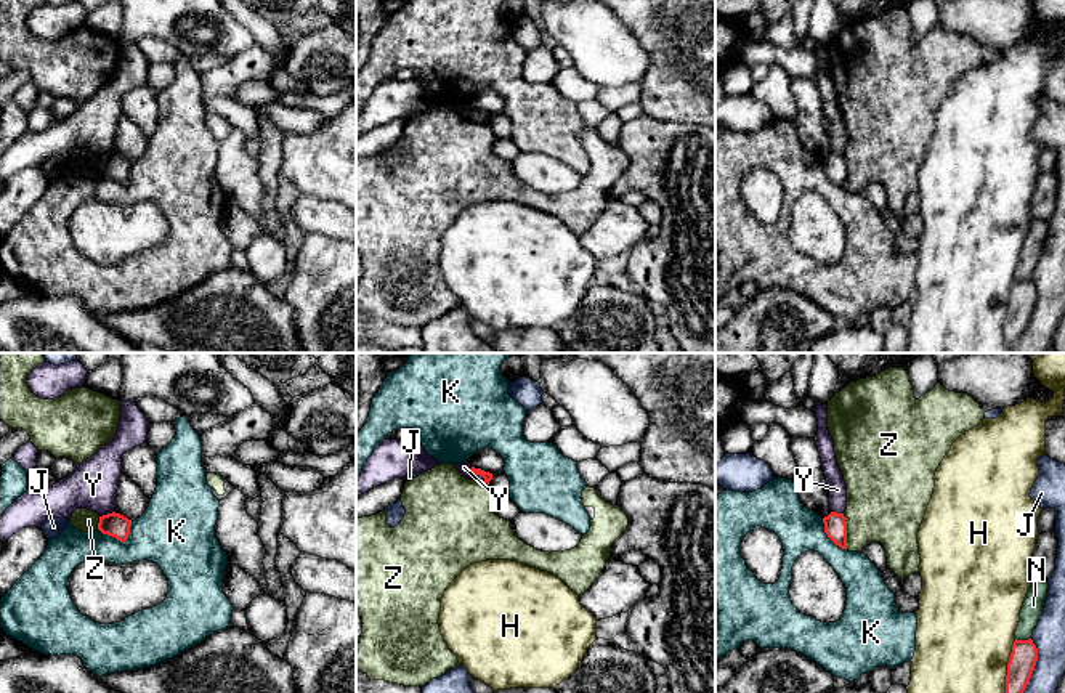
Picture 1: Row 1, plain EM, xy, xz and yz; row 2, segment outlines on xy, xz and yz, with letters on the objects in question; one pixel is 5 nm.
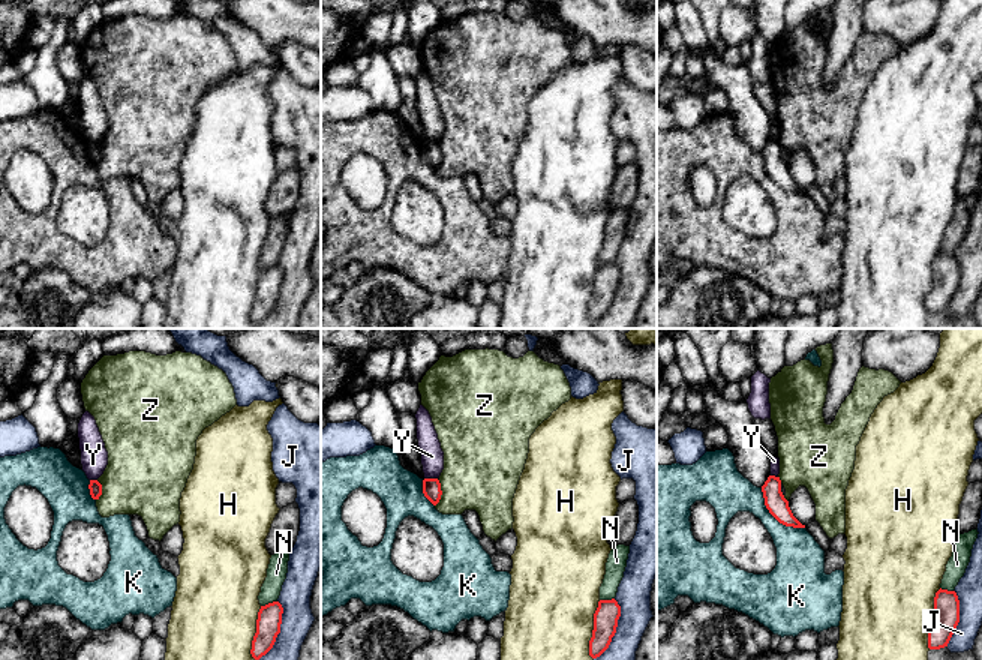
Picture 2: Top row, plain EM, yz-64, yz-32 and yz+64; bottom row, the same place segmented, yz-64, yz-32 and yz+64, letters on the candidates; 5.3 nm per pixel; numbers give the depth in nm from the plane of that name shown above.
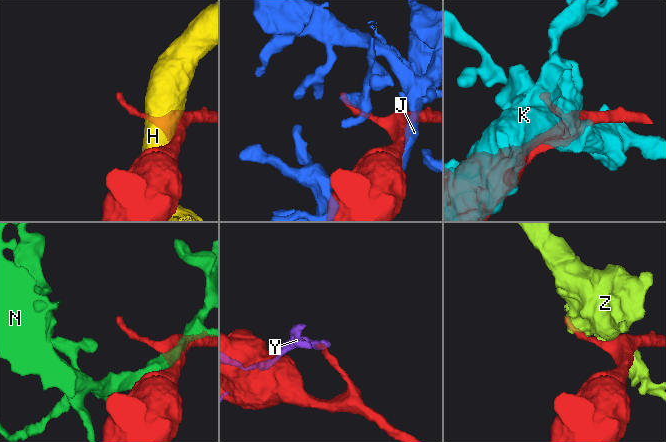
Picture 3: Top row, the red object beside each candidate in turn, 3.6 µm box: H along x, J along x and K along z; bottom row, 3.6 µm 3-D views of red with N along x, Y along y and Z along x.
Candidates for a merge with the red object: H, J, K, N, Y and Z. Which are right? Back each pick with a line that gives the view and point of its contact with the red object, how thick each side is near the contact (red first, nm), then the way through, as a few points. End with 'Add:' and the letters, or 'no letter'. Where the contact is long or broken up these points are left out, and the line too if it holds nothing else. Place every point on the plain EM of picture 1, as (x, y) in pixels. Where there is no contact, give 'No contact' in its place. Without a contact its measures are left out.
Add: no letter

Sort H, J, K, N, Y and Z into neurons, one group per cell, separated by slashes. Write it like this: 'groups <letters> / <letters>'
groups H / J / K / N / Y / Z

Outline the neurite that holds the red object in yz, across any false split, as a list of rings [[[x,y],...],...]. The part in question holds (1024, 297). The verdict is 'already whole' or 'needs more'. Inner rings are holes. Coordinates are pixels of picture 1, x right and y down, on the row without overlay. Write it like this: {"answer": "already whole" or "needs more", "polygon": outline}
{"answer": "already whole", "polygon": [[[1015,279],[1006,316],[1006,342],[1009,346],[1012,346],[1023,335],[1027,326],[1030,324],[1036,302],[1038,289],[1033,281]]]}

